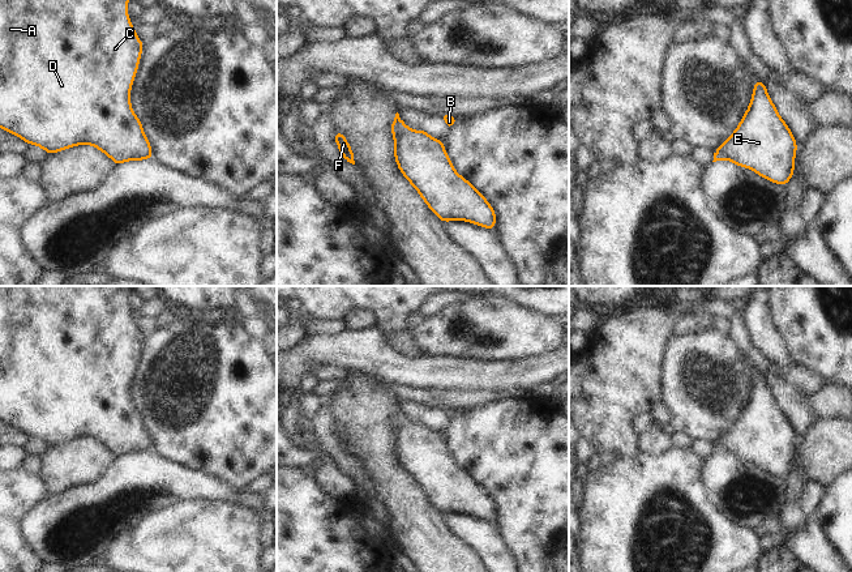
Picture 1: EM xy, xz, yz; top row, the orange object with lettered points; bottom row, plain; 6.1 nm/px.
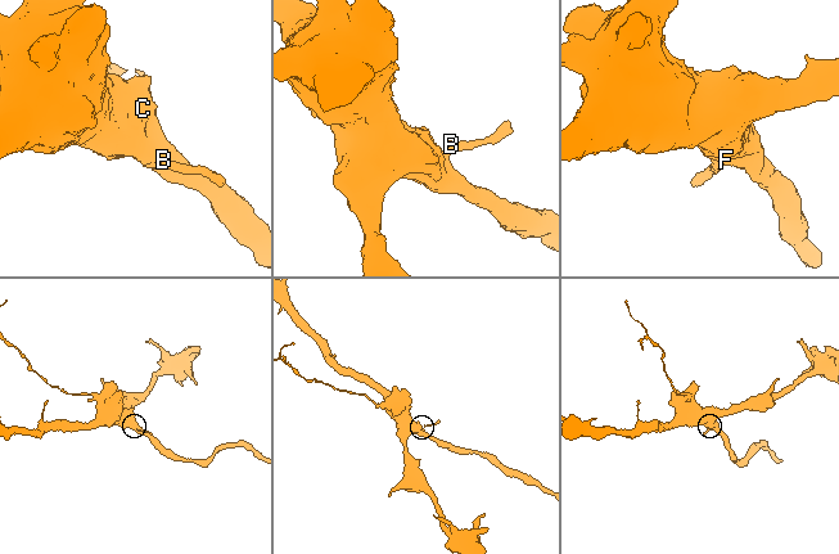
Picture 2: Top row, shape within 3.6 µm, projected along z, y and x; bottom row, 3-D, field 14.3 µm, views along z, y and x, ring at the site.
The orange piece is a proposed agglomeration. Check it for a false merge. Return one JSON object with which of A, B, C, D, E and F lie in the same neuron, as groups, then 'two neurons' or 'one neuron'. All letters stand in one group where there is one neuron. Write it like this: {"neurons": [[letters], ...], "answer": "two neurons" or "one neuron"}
{"neurons": [["A", "C", "D", "E", "F"], ["B"]], "answer": "two neurons"}

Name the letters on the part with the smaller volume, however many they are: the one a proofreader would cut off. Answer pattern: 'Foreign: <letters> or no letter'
Foreign: B

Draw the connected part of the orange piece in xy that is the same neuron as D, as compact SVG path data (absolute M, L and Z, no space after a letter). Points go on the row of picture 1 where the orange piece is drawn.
M0 0L0 128L29 145L38 145L47 155L76 145L93 145L110 157L115 166L145 159L151 151L151 144L130 106L130 89L145 43L140 40L136 27L130 24L127 4L128 0Z

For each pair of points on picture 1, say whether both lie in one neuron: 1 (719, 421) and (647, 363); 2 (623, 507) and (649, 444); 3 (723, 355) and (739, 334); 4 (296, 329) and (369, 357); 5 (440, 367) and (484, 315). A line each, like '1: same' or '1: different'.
1: different
2: different
3: different
4: different
5: different

